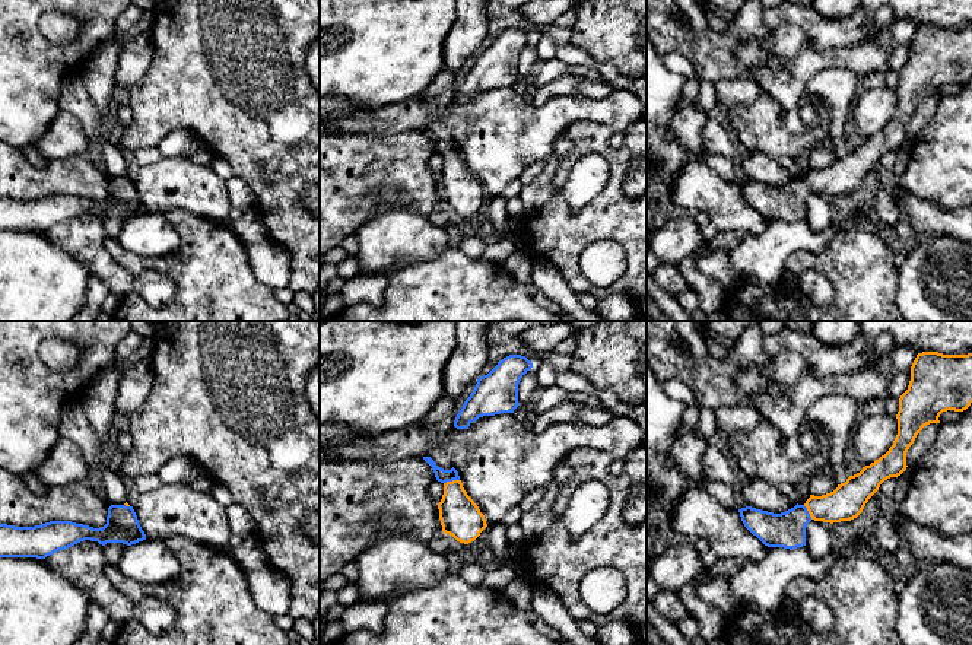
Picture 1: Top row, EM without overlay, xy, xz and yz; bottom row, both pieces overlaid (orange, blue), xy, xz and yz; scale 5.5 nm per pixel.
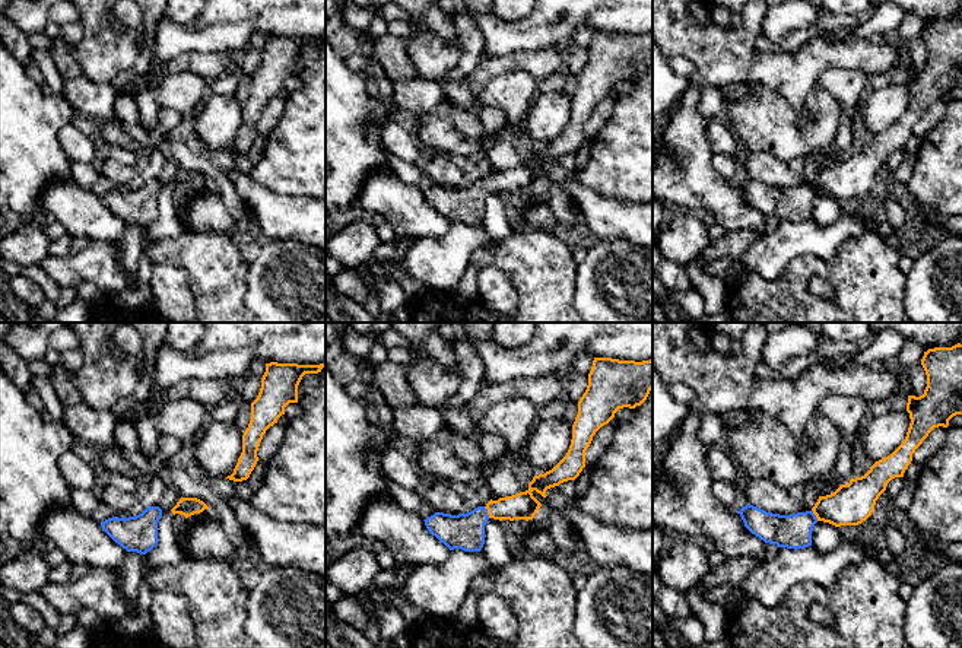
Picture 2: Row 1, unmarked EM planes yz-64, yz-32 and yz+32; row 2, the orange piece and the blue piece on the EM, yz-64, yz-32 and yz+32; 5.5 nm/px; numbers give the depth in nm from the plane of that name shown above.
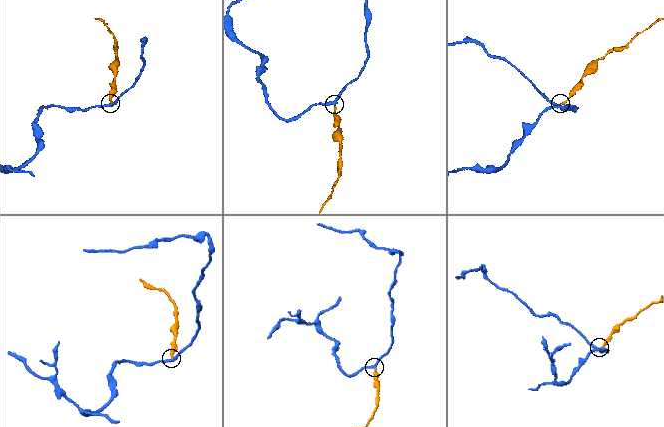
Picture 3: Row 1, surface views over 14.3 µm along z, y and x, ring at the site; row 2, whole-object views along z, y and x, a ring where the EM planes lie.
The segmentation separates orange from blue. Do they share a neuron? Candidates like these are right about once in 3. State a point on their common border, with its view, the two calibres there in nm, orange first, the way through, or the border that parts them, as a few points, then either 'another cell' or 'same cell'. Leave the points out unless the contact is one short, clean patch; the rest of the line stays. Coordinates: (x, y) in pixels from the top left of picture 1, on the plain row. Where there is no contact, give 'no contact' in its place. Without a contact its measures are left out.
meets orange in xz at (453, 153); 220 nm thick on the orange side, 70 nm on the other; runs through xz (460, 190), (456, 181), (453, 153), (441, 148); same cell

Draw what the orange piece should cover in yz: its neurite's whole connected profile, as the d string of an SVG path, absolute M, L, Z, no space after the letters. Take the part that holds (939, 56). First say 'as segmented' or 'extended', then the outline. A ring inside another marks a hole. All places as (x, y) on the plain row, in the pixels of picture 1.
extended | M938 25L918 26L911 39L911 54L908 63L899 72L898 108L889 124L870 139L854 149L849 149L845 156L826 168L814 169L806 174L804 178L774 187L752 179L738 182L744 200L756 209L768 220L797 222L806 219L806 200L814 194L841 196L857 191L868 172L879 163L880 158L898 150L906 143L906 125L914 117L917 108L930 96L940 96L938 90L943 85L963 85L972 76L972 26L968 28L943 28Z

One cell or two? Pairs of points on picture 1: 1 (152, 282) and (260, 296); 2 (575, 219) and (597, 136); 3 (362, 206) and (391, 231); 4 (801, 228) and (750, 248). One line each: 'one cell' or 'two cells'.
1: two cells
2: one cell
3: two cells
4: one cell

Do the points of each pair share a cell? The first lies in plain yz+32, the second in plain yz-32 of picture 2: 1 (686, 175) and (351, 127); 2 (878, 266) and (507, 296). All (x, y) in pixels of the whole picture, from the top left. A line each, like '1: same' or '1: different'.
1: different
2: different

